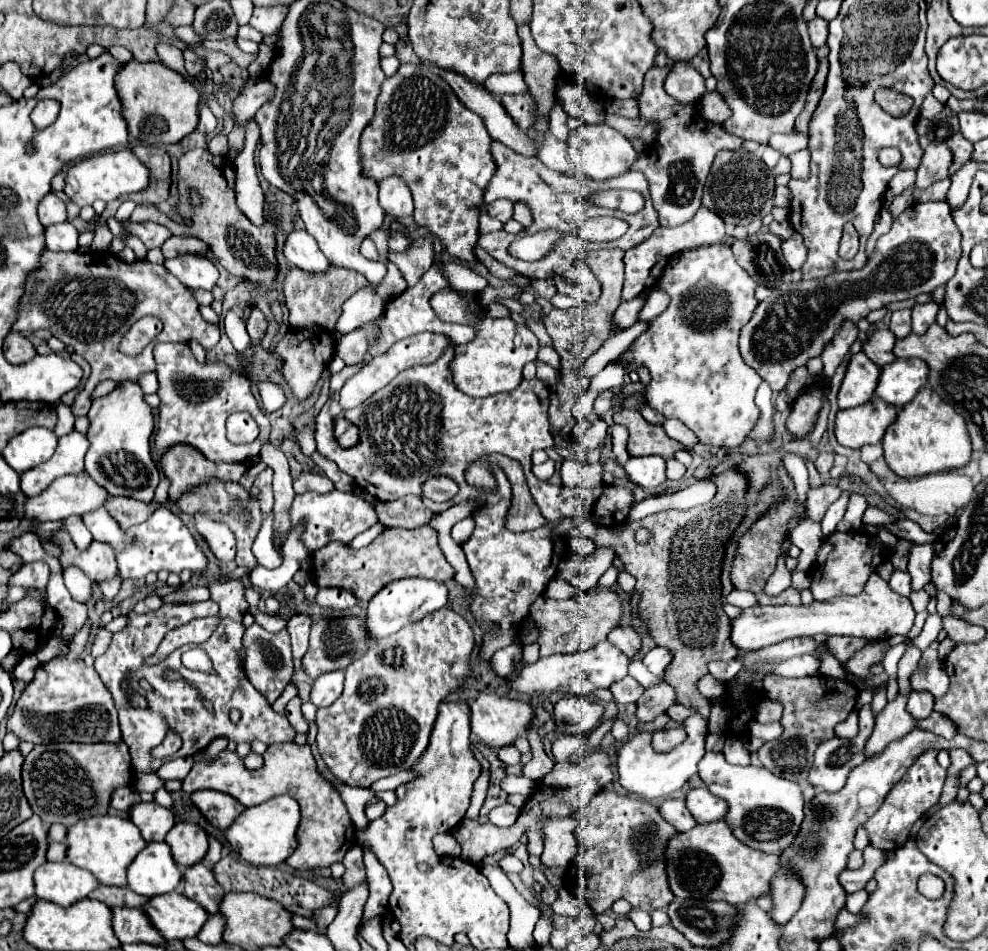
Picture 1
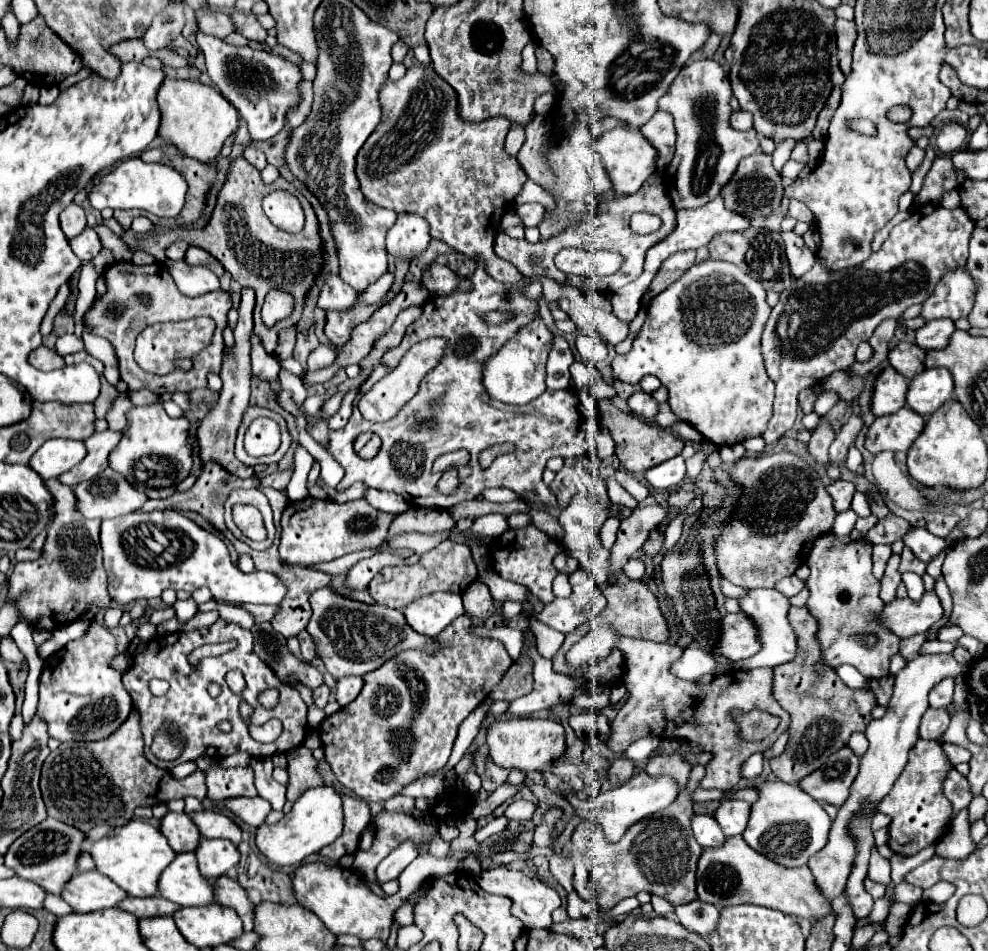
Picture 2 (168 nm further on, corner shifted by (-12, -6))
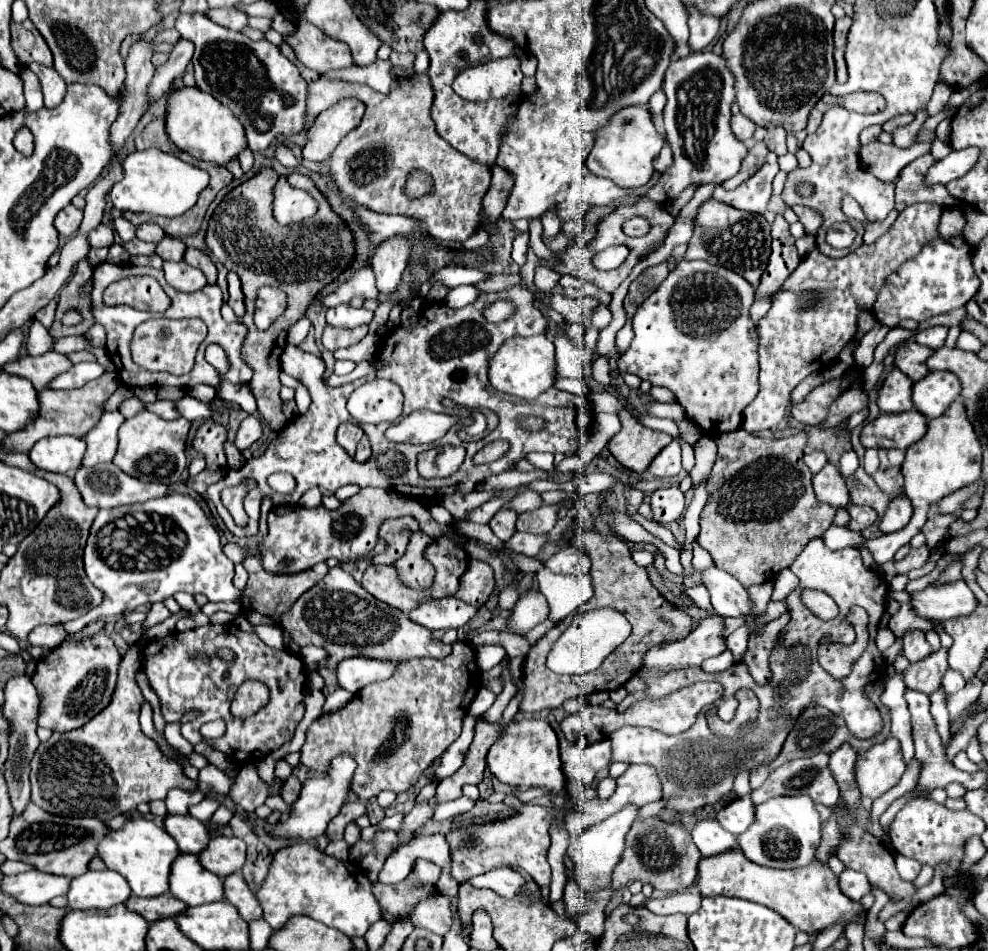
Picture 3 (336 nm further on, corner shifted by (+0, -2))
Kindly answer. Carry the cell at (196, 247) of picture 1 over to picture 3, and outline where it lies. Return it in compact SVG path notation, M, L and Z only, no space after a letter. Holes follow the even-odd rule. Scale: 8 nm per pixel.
M188 247L188 249L186 249L186 255L184 255L184 261L186 261L188 265L192 265L192 267L198 267L198 269L206 275L206 279L208 279L210 285L216 283L216 275L218 275L218 271L216 271L212 259L210 259L204 251L194 249L194 247Z

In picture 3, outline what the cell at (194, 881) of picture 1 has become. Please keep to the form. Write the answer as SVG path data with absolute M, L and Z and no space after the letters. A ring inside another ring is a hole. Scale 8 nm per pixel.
M232 873L230 877L226 877L224 889L226 889L226 901L230 901L246 921L254 921L262 917L262 907L256 895L248 889L242 875Z

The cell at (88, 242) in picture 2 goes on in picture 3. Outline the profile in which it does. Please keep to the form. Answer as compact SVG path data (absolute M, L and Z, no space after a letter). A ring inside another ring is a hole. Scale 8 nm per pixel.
M98 225L98 229L94 229L88 237L92 241L92 247L110 247L114 243L116 233L108 225Z

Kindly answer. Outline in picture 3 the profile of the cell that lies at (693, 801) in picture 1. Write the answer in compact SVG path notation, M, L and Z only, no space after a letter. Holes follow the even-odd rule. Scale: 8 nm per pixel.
M746 795L746 797L740 797L740 799L728 803L722 811L718 811L716 819L724 829L728 829L734 835L740 835L754 823L754 819L756 819L754 809L756 807L754 807L752 799Z

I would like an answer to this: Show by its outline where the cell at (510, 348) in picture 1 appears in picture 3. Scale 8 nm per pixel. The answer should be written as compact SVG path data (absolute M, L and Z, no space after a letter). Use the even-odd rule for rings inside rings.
M536 335L536 337L514 337L512 341L506 341L496 355L490 361L490 371L488 371L490 383L508 395L532 401L546 389L550 389L556 381L556 359L554 359L554 345L552 341L546 339L546 335Z

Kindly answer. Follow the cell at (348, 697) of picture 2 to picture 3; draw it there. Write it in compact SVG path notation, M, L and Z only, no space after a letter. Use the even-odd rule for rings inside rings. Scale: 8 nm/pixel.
M346 657L338 661L336 673L338 683L342 689L350 693L360 691L364 685L374 681L384 681L394 675L400 661L382 661L382 659L368 659L368 657Z

